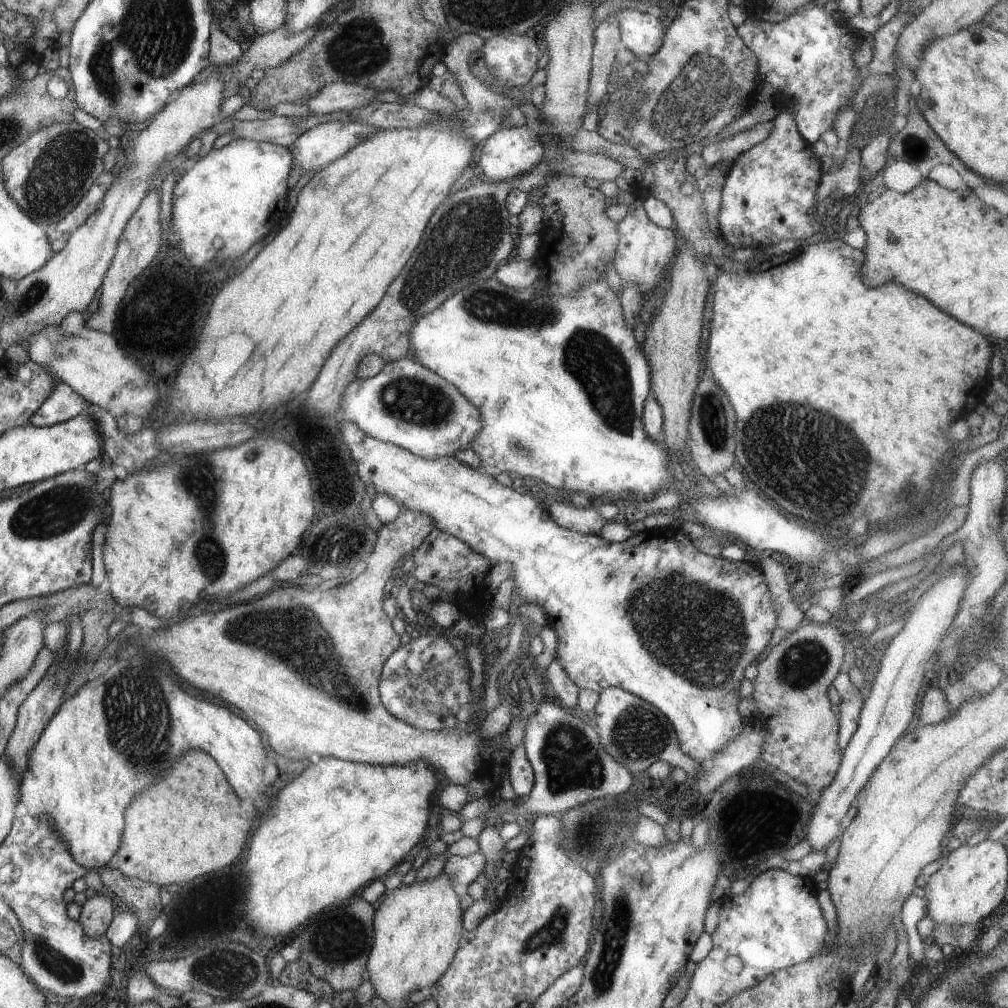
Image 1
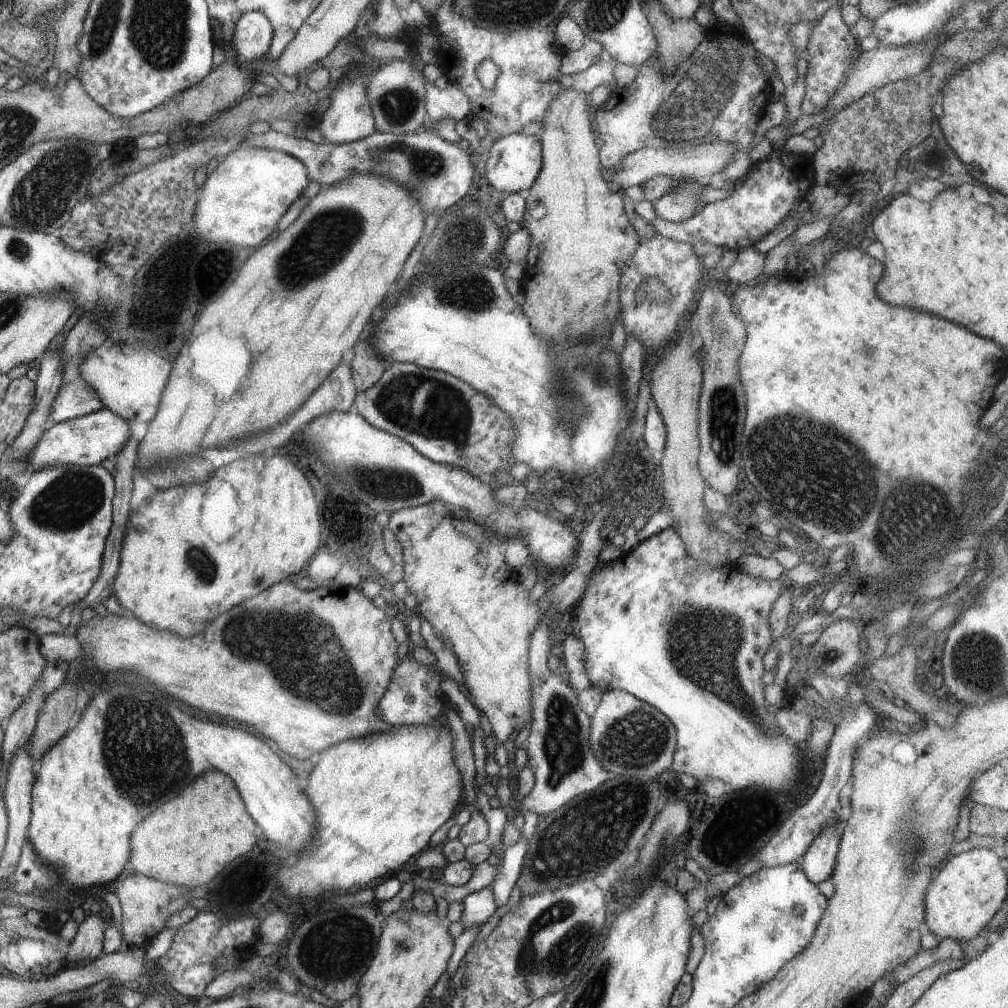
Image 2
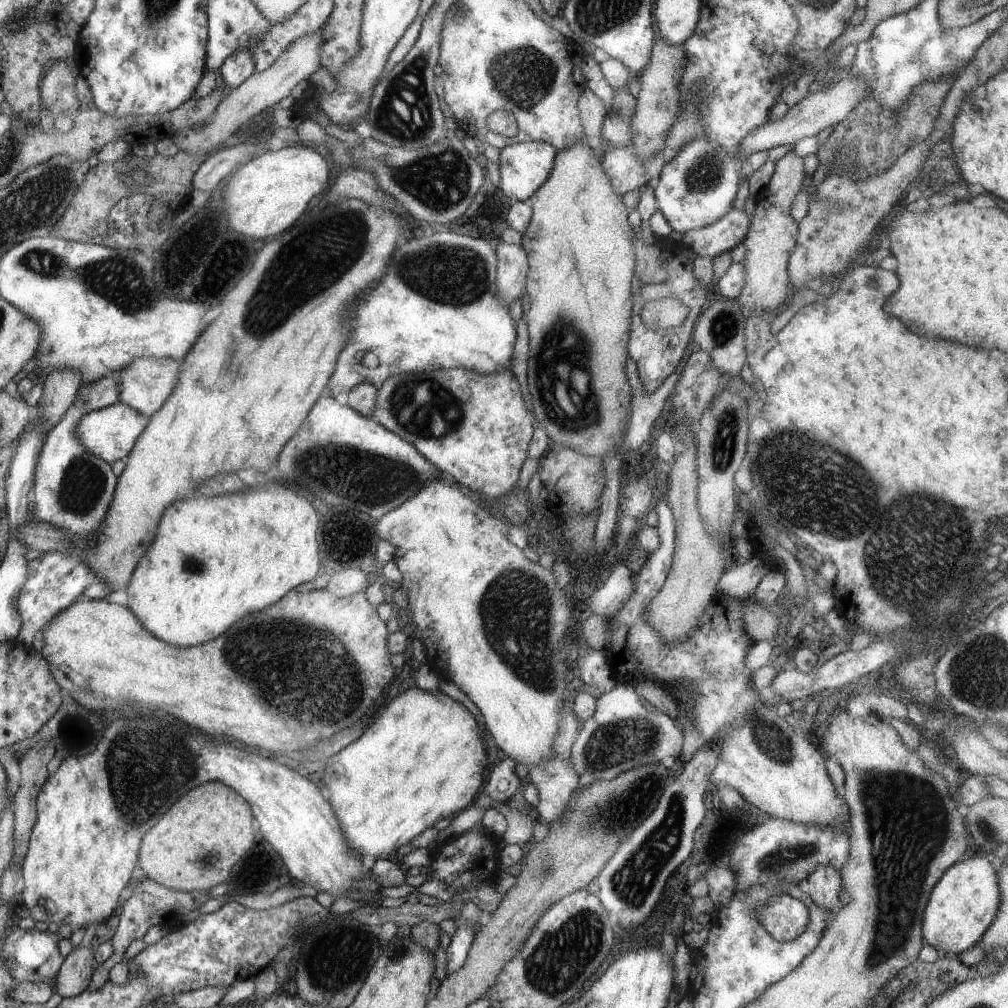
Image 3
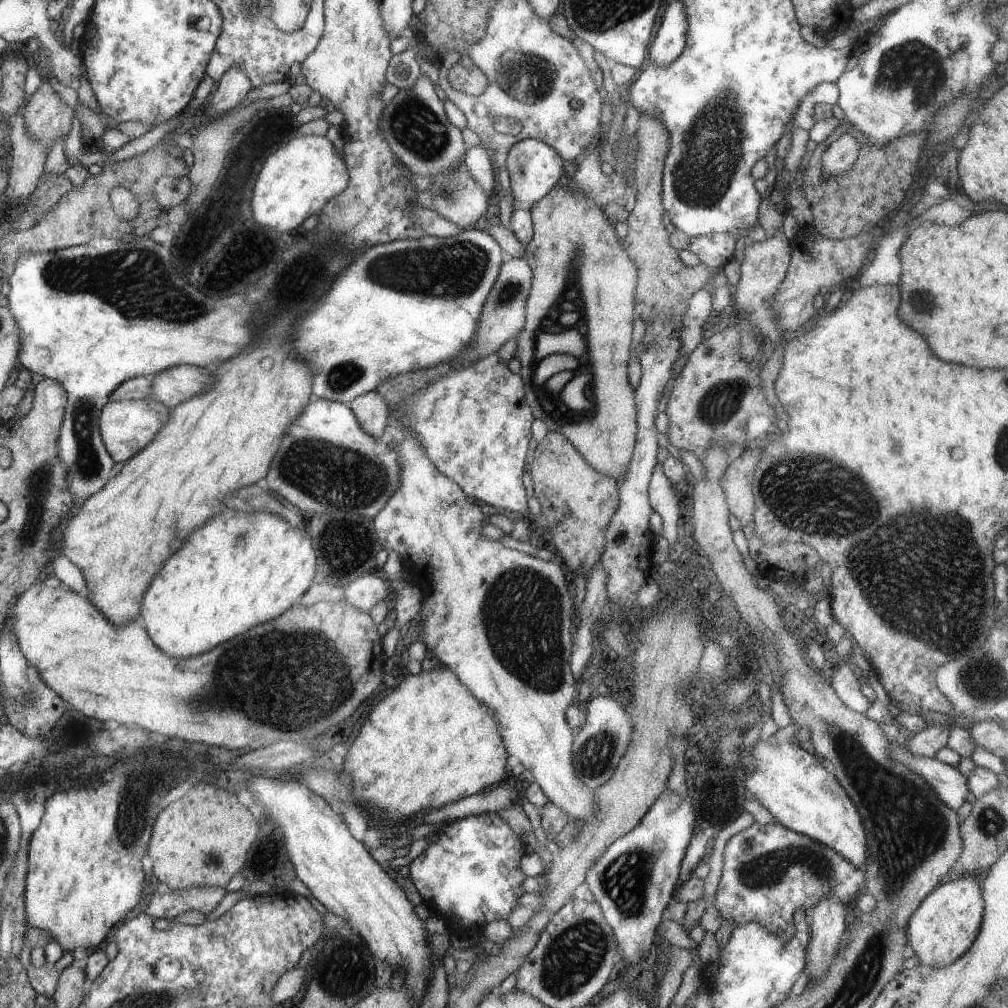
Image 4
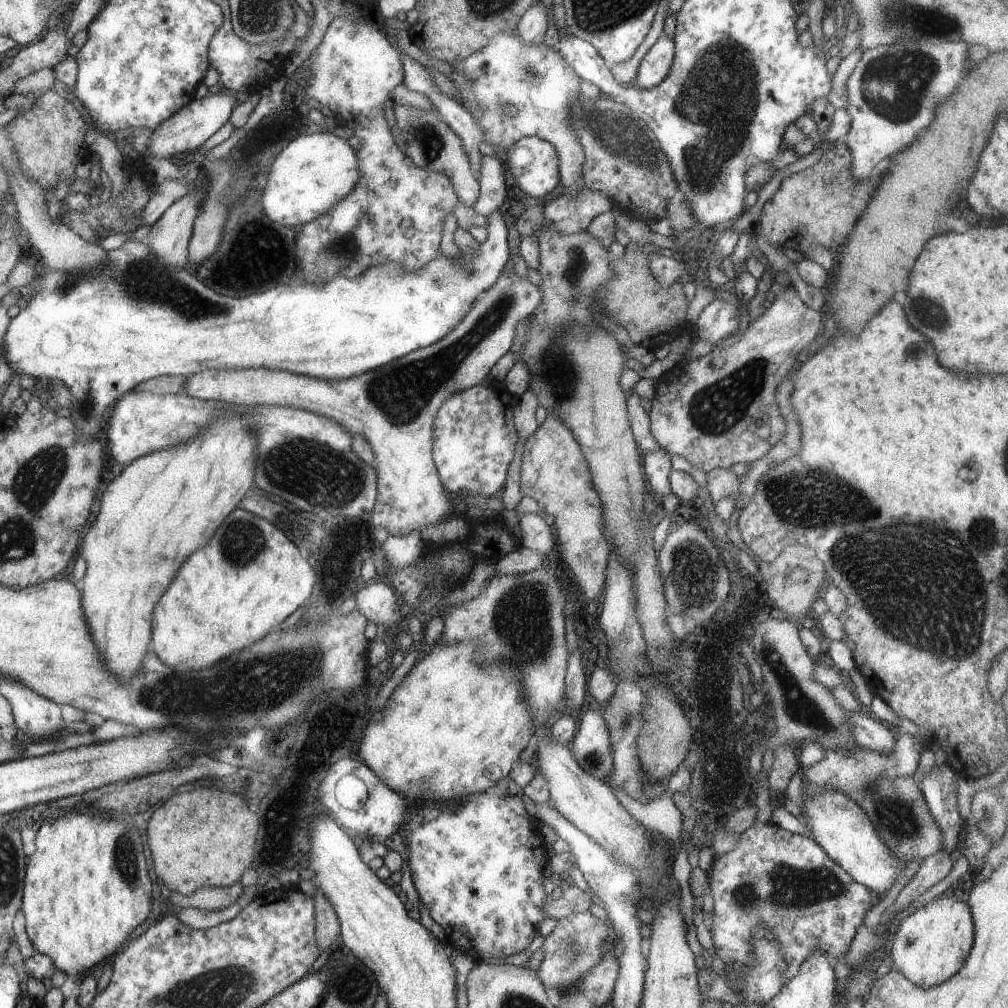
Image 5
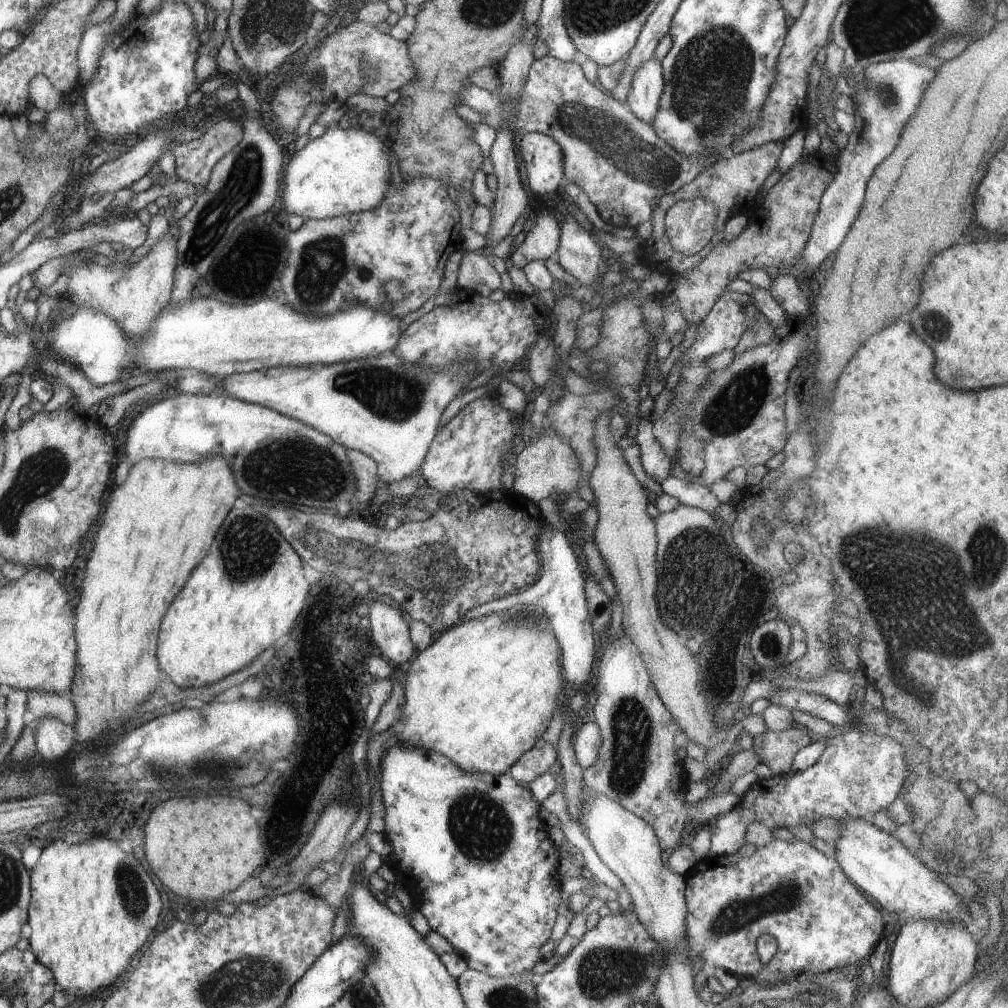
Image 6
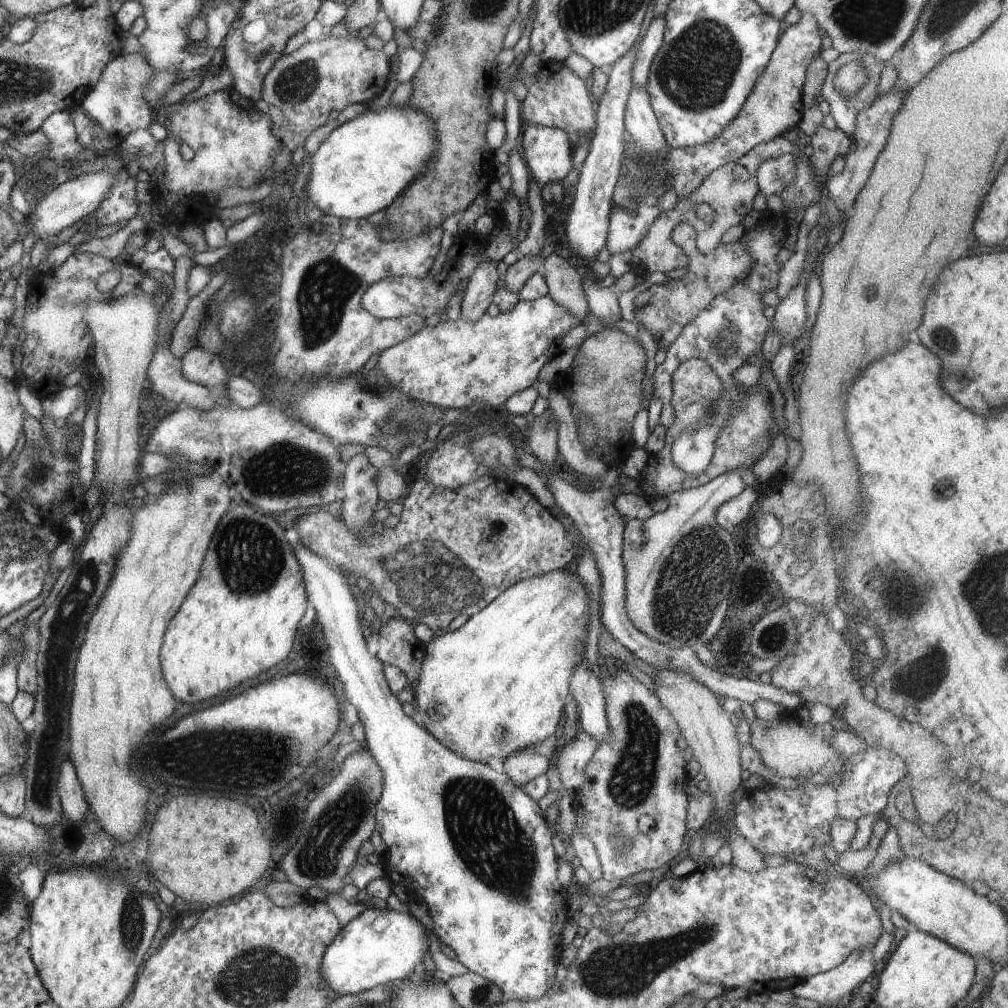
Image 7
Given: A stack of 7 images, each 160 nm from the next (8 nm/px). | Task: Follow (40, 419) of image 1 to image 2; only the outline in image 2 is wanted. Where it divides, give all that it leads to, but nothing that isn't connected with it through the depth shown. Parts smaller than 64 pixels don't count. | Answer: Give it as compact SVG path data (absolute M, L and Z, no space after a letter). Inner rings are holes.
M76 378L70 384L62 384L55 396L49 416L50 425L75 419L104 408L101 396L84 379Z

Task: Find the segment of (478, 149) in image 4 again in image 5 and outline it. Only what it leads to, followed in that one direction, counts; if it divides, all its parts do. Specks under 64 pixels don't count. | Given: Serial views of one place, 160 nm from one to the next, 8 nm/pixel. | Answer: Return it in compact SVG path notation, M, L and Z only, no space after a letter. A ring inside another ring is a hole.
M483 156L478 166L480 176L478 178L481 188L478 200L473 209L486 216L500 208L508 198L506 187L505 164L501 157Z

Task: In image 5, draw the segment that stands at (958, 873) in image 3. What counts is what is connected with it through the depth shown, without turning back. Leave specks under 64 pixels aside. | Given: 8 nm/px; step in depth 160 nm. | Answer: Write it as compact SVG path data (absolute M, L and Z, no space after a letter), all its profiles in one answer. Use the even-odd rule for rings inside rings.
M944 893L904 918L899 930L892 935L885 948L886 959L892 968L912 984L929 989L952 978L966 962L973 945L973 918L965 901L958 901Z

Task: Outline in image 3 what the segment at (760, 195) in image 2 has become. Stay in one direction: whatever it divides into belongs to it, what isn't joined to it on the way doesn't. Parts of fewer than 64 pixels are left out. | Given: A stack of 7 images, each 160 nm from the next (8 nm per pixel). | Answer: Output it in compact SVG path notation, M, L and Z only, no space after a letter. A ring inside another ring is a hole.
M734 207L714 224L682 233L682 244L697 256L714 258L732 251L746 238L751 221Z

